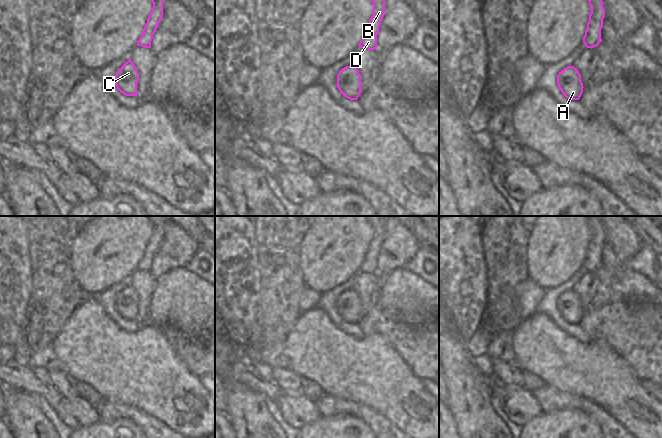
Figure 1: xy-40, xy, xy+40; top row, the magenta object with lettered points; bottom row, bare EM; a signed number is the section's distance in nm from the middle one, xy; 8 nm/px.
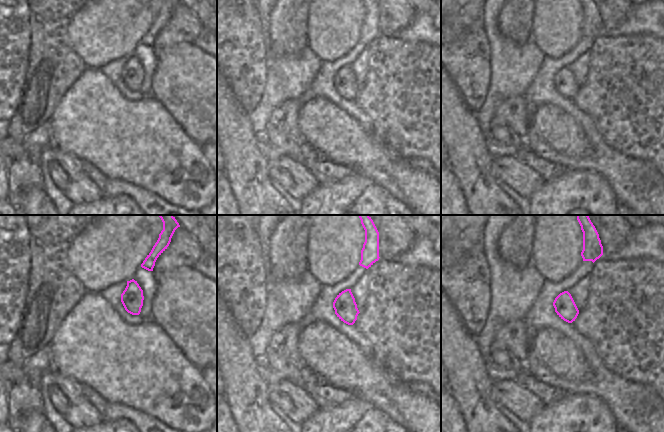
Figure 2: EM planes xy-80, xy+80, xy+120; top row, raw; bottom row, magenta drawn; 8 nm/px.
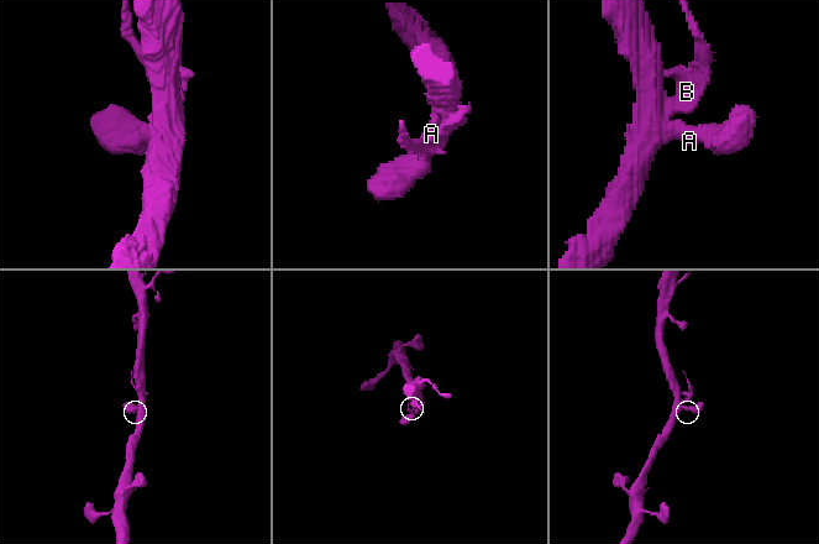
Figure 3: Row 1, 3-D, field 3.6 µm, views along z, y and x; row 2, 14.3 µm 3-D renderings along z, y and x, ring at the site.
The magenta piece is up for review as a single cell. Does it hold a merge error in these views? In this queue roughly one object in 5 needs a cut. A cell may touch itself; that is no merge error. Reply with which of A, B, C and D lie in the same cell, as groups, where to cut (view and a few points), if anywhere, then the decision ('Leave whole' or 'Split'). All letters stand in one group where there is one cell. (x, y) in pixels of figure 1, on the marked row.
Groups: A B C D. No split. Leave whole

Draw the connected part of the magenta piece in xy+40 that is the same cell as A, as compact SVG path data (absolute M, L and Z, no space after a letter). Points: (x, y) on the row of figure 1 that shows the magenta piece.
M568 66L559 72L557 85L563 95L570 100L579 100L583 93L581 75L574 66Z

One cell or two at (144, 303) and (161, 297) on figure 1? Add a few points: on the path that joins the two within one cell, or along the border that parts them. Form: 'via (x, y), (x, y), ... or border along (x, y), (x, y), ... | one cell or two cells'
border along (156, 278), (156, 286), (149, 307), (148, 321) | two cells

